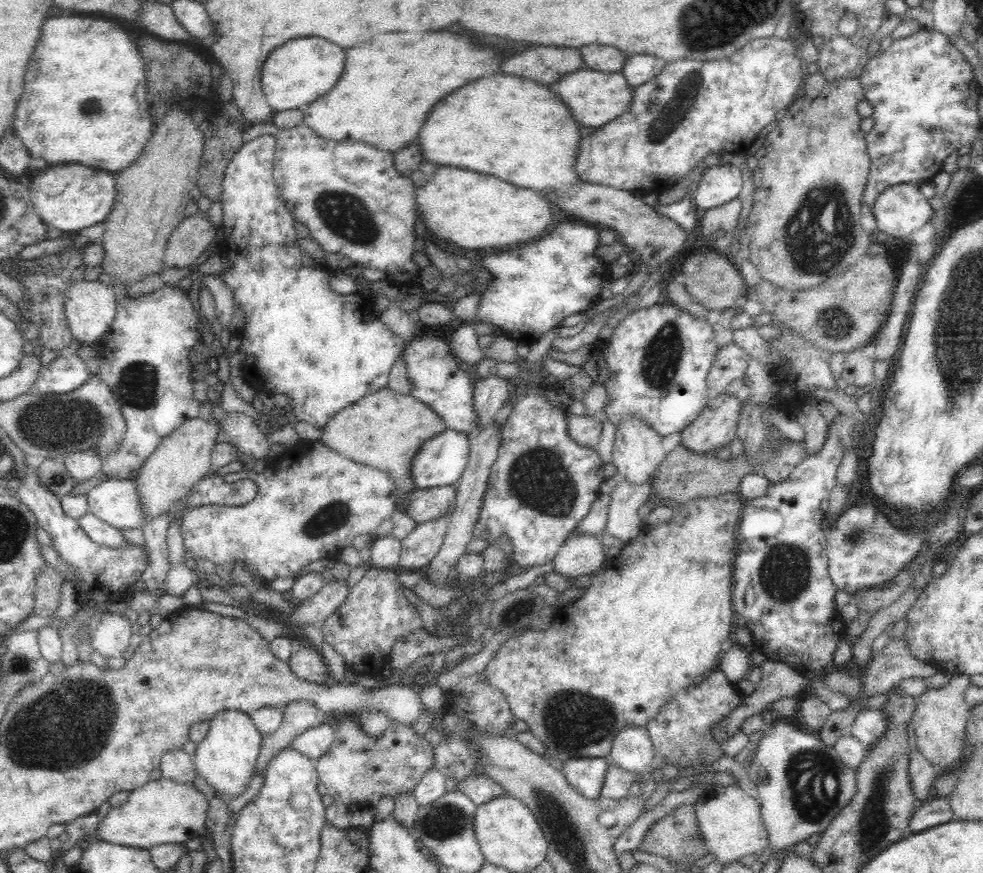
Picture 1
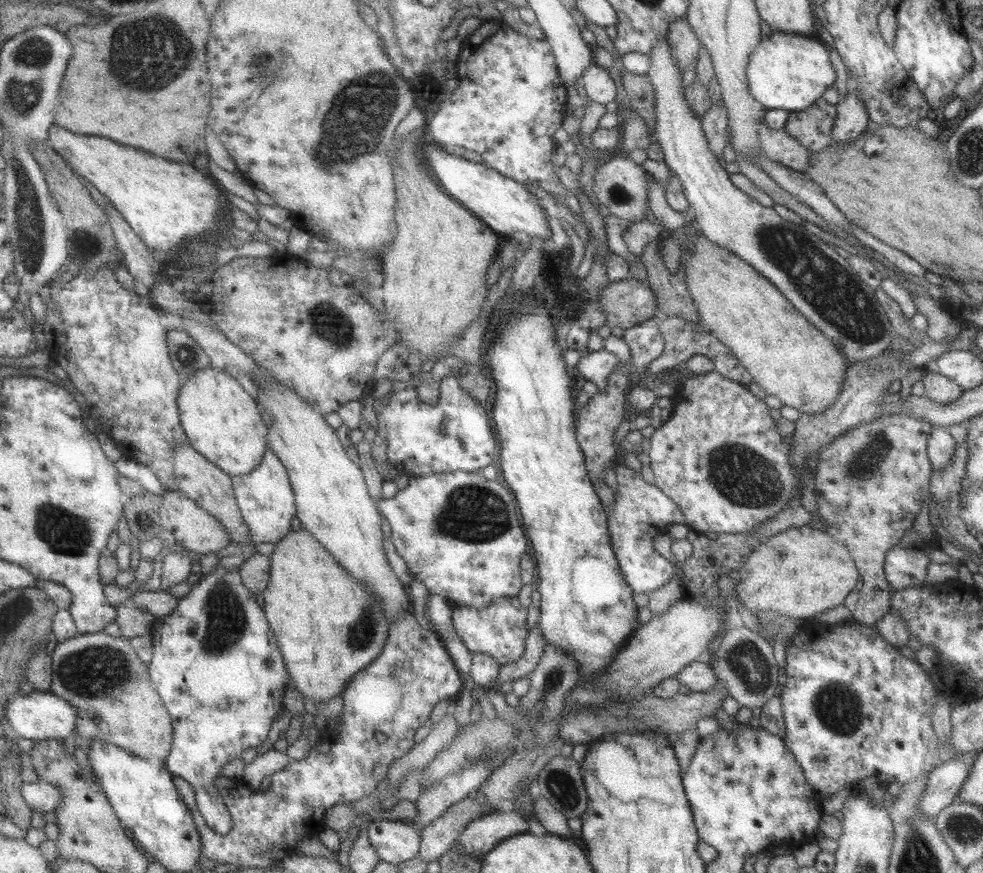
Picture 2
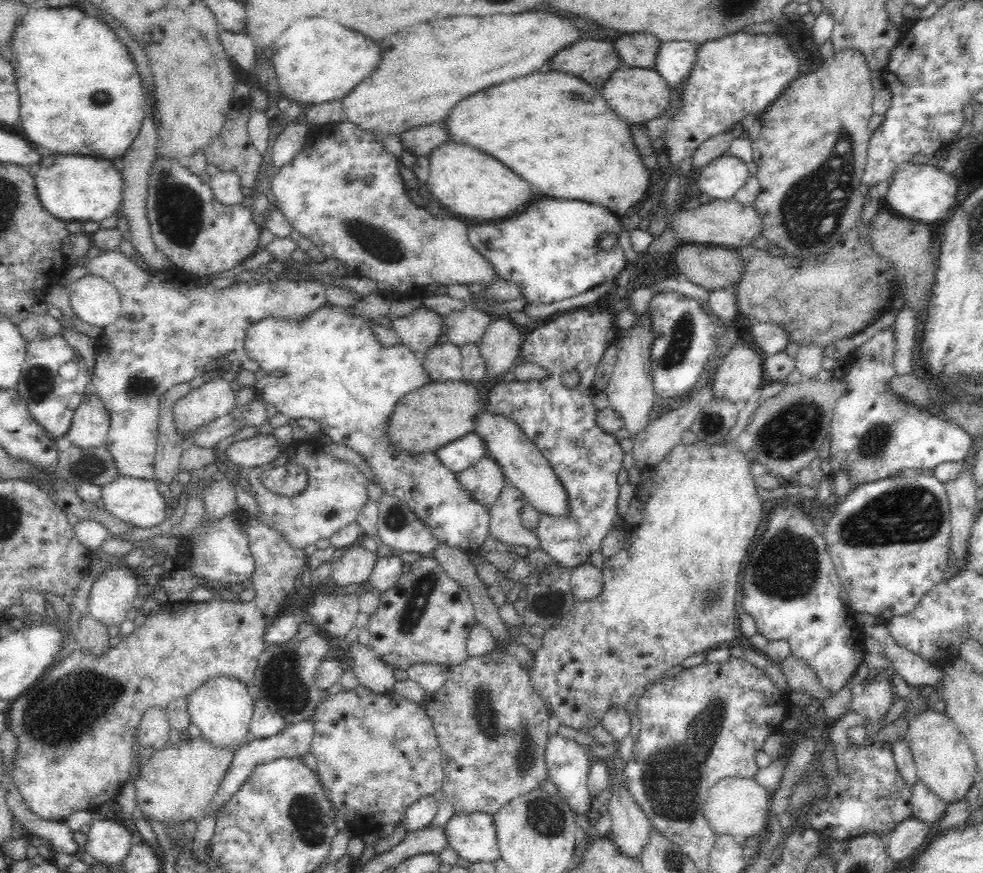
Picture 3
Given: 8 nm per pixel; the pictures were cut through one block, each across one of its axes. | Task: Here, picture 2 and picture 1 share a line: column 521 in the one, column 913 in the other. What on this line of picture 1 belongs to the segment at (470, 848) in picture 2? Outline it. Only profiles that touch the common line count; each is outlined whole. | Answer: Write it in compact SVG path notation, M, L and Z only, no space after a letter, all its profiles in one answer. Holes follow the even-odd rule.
M933 797L923 804L918 803L909 820L909 833L917 833L927 828L944 824L954 818L953 810L946 797Z

